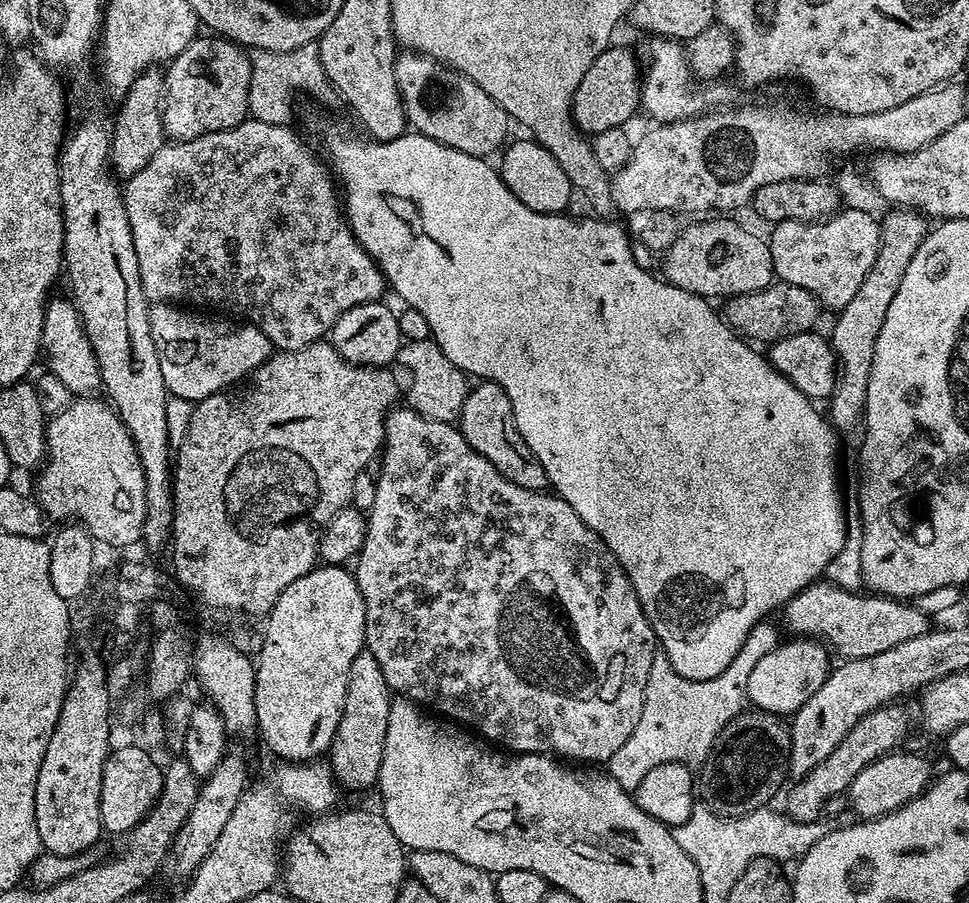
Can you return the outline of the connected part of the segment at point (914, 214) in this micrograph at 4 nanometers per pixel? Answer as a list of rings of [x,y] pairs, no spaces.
[[[893,207],[882,216],[880,225],[880,245],[878,258],[874,258],[874,266],[870,274],[866,274],[858,294],[850,298],[845,308],[839,309],[836,325],[830,331],[830,343],[836,351],[838,375],[836,388],[826,404],[826,415],[837,430],[852,428],[861,423],[866,402],[866,390],[870,382],[870,370],[874,362],[874,342],[878,342],[878,334],[882,331],[882,322],[886,322],[886,310],[894,294],[898,294],[898,286],[902,286],[902,278],[910,267],[910,258],[922,246],[925,236],[930,231],[930,224],[921,213],[914,208]]]

